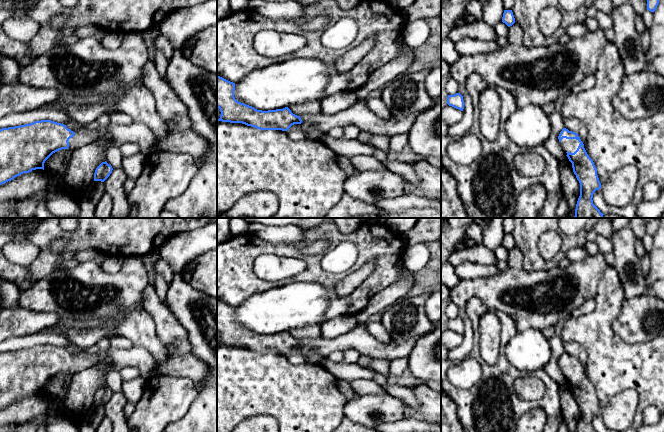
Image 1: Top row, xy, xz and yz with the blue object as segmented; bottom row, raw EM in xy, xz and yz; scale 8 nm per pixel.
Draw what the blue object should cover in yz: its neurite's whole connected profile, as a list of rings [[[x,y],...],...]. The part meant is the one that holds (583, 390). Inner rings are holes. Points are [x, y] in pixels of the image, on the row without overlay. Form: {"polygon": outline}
{"polygon": [[[566,352],[562,353],[558,363],[580,407],[580,420],[576,432],[597,432],[592,422],[594,416],[601,412],[601,407],[594,386],[587,378],[583,366],[577,357]]]}

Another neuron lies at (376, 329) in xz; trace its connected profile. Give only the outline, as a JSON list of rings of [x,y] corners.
[[[368,322],[366,329],[375,339],[383,344],[387,344],[392,341],[390,334],[385,329],[382,322]]]

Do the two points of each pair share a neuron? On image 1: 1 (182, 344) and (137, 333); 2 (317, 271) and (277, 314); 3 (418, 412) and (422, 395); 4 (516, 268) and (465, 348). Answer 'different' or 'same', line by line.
1: different
2: different
3: same
4: same

